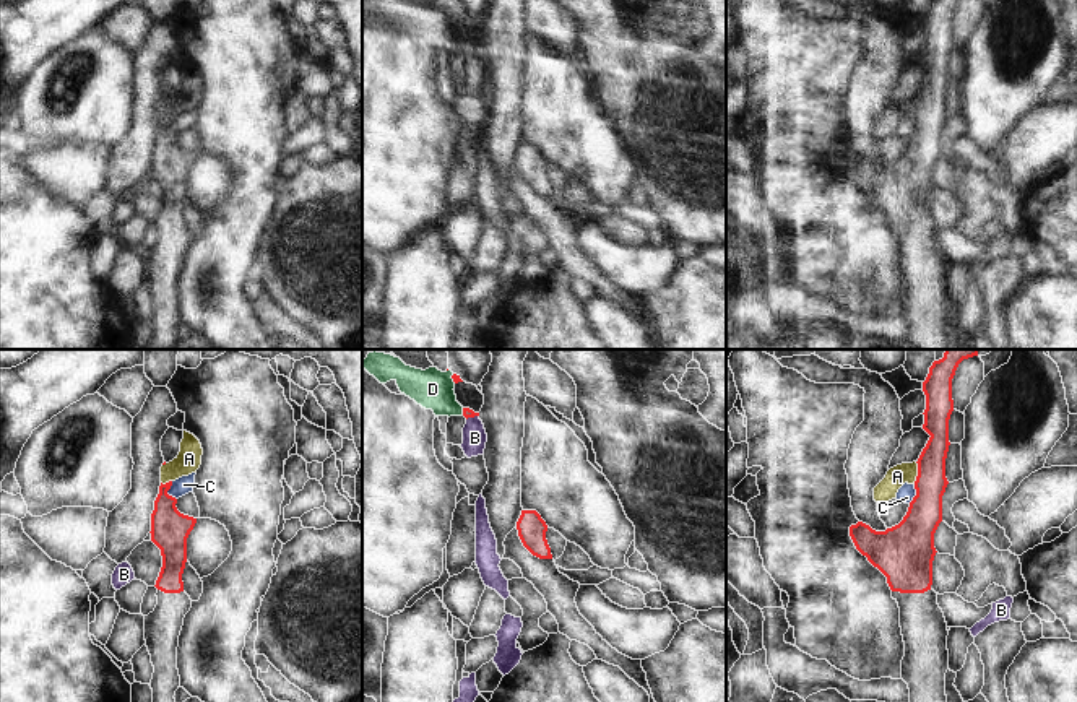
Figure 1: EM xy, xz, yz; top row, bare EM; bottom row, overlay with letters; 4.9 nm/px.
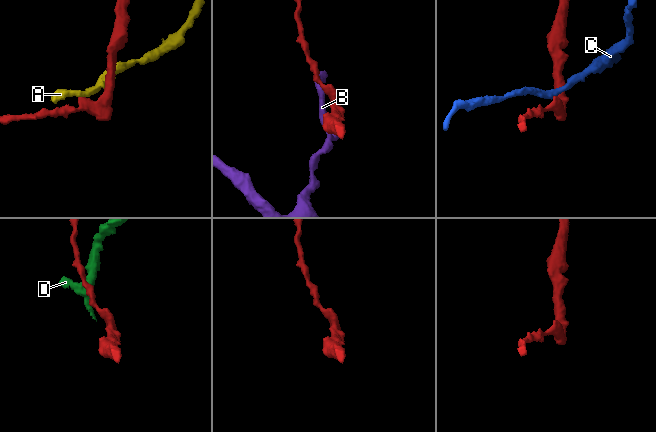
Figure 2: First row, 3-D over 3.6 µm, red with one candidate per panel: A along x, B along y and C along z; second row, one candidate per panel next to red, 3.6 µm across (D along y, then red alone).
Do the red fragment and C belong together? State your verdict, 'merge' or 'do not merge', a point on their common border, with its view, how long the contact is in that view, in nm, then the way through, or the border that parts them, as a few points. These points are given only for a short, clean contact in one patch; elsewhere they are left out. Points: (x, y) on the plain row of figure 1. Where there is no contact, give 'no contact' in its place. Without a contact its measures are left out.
do not merge; contact xy (168, 125); length 100 nm; border xy (171, 117), (168, 129), (176, 135)

